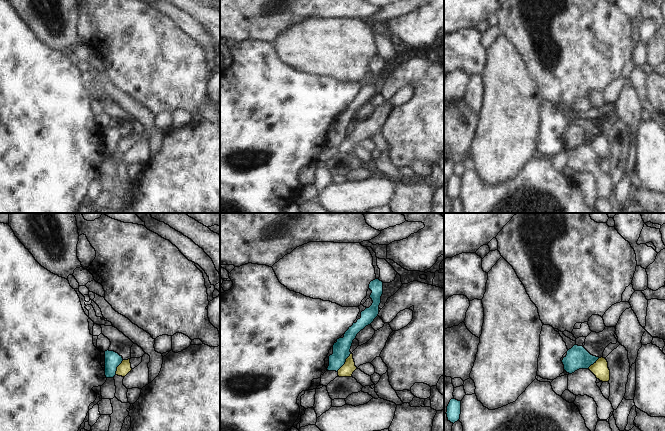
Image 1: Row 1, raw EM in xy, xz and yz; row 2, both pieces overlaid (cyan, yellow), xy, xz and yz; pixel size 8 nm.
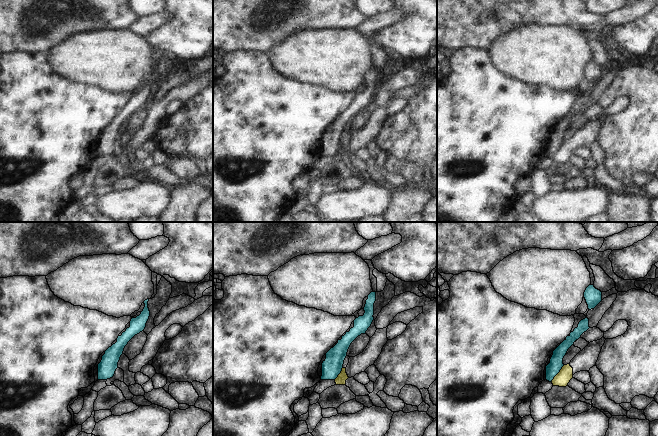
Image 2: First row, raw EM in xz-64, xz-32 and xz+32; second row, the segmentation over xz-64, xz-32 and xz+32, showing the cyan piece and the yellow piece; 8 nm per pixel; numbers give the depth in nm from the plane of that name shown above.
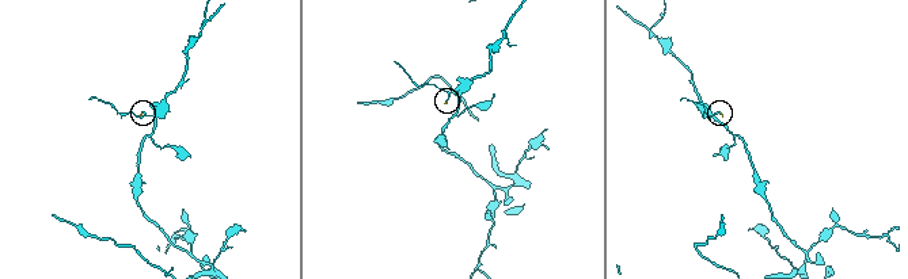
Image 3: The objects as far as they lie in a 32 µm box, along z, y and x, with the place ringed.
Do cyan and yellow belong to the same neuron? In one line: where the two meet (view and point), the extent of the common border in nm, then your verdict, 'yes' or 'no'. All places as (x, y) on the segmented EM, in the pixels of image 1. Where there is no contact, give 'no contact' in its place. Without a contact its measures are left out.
meets cyan in xz at (345, 361); contact 190 nm long; no

